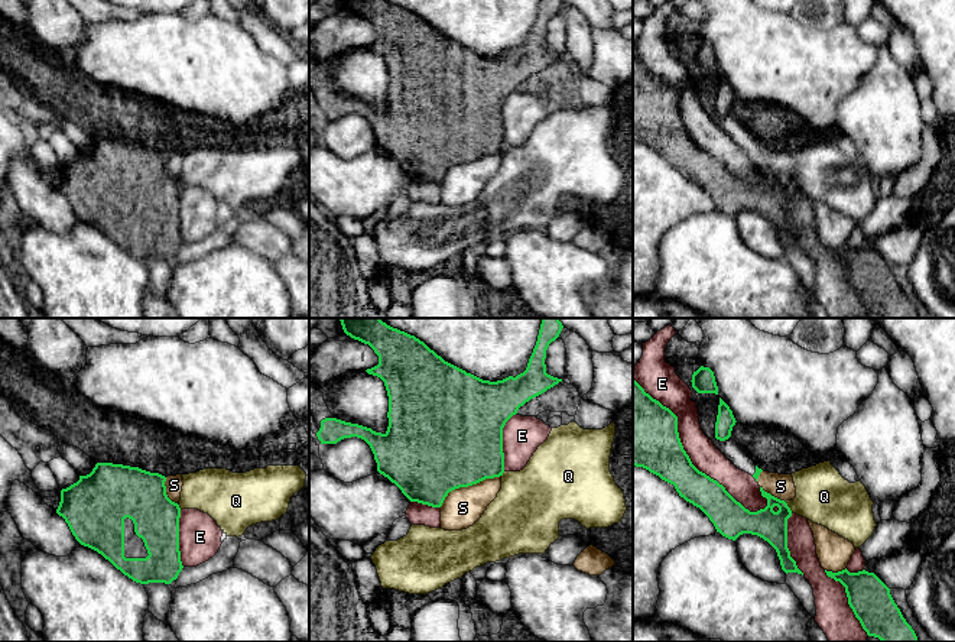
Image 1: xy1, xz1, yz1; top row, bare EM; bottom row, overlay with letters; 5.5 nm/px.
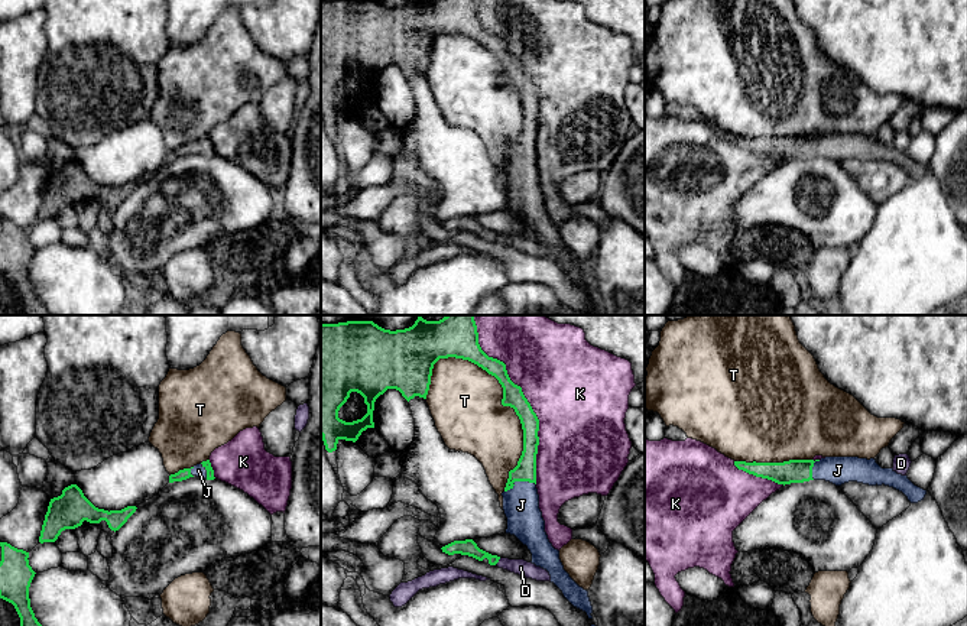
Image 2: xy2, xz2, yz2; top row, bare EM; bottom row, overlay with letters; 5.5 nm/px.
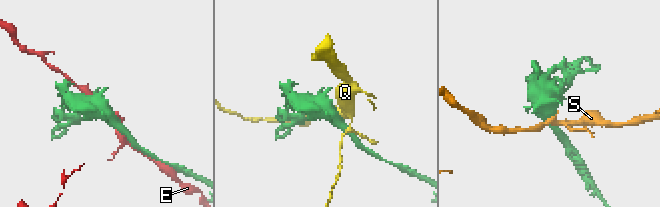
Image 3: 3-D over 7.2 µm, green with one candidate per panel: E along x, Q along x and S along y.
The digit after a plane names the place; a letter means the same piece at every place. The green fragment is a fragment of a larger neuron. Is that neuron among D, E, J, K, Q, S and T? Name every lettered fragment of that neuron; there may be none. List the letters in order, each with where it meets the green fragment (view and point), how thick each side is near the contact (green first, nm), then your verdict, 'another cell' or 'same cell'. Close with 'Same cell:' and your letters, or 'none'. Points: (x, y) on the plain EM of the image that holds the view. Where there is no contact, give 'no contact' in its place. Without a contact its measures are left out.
D: meets green in xz2 at (497, 237); 90 nm thick on the green side, 90 nm on the other; another cell
E: meets green in yz1 at (688, 132); 340 nm thick on the green side, 160 nm on the other; another cell
J: meets green in xz2 at (519, 156); 120 nm thick on the green side, 200 nm on the other; same cell
K: meets green in xz2 at (526, 75); 120 nm thick on the green side, 480 nm on the other; another cell
Q: meets green in yz1 at (788, 182); 170 nm thick on the green side, 300 nm on the other; another cell
S: meets green in xz1 at (467, 162); 500 nm thick on the green side, 220 nm on the other; another cell
T: meets green in xz2 at (508, 81); 120 nm thick on the green side, 400 nm on the other; another cell
Same cell: J

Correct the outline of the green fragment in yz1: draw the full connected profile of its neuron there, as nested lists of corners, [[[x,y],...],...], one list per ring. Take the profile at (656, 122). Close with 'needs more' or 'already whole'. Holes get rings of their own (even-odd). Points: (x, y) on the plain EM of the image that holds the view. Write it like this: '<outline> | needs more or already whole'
[[[633,56],[633,142],[643,143],[675,162],[686,178],[699,184],[717,208],[735,217],[751,210],[767,217],[777,228],[782,246],[803,249],[787,224],[787,195],[792,187],[760,163],[767,182],[750,188],[722,160],[699,147],[683,126],[678,108],[678,93],[653,75]]] | already whole

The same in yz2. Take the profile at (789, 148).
[[[825,133],[821,136],[789,136],[783,139],[734,137],[739,146],[778,160],[825,156],[835,162],[857,158],[869,162],[889,162],[902,168],[911,179],[924,176],[927,166],[915,162],[908,152],[882,145],[874,134]]] | needs more

